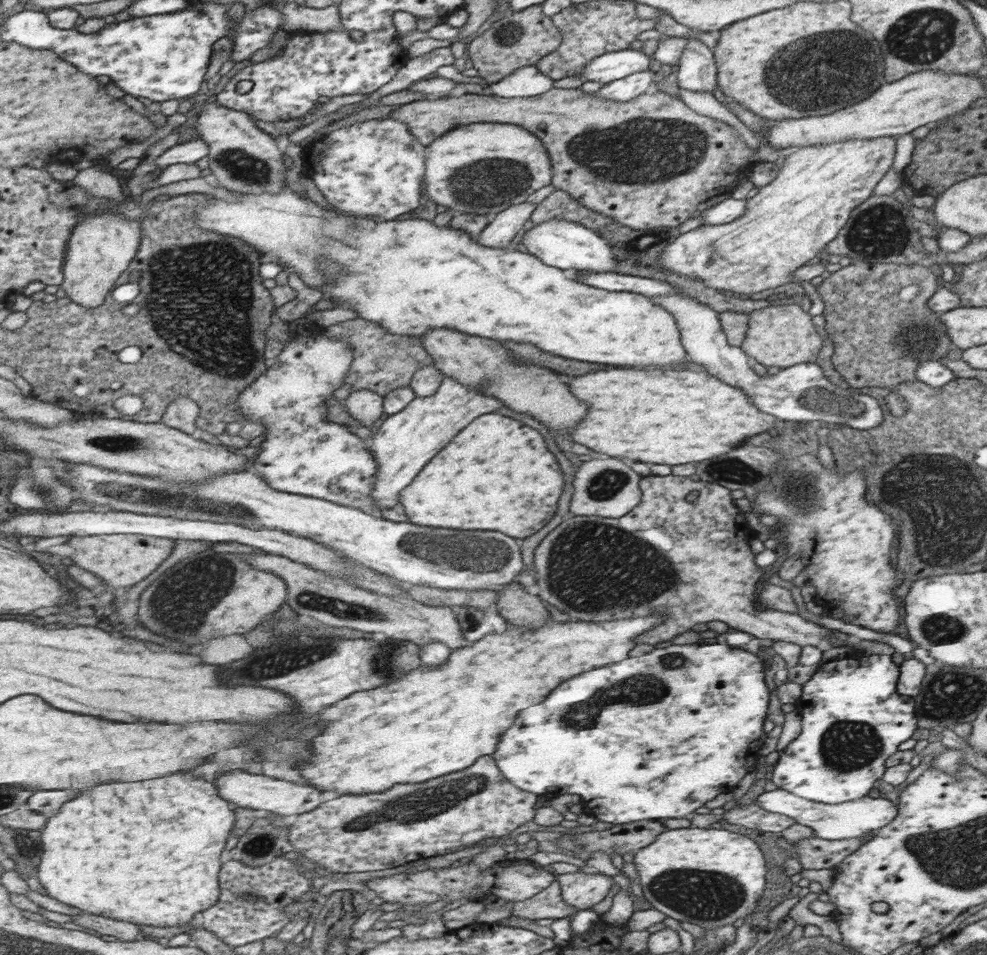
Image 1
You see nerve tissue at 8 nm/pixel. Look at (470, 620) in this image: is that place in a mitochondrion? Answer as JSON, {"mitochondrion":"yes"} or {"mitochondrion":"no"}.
{"mitochondrion":"yes"}

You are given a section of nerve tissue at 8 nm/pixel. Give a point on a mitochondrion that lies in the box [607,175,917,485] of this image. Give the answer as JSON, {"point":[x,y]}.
{"point":[881,231]}

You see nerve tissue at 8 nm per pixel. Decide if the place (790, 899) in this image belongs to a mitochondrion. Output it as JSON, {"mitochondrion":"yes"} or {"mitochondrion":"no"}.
{"mitochondrion":"no"}

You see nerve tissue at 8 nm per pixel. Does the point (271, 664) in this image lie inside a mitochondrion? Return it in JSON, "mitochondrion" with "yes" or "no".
{"mitochondrion":"yes"}

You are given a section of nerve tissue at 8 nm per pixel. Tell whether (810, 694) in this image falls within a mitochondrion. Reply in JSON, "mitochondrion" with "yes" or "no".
{"mitochondrion":"no"}

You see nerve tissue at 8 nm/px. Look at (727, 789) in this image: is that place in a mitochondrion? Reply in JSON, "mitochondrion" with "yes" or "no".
{"mitochondrion":"no"}

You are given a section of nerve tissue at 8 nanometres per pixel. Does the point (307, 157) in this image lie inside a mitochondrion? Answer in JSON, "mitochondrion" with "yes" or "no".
{"mitochondrion":"no"}

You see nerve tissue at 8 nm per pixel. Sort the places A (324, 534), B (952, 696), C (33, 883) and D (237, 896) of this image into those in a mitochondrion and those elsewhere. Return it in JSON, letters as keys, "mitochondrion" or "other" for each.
{"A":"other","B":"mitochondrion","C":"other","D":"mitochondrion"}

